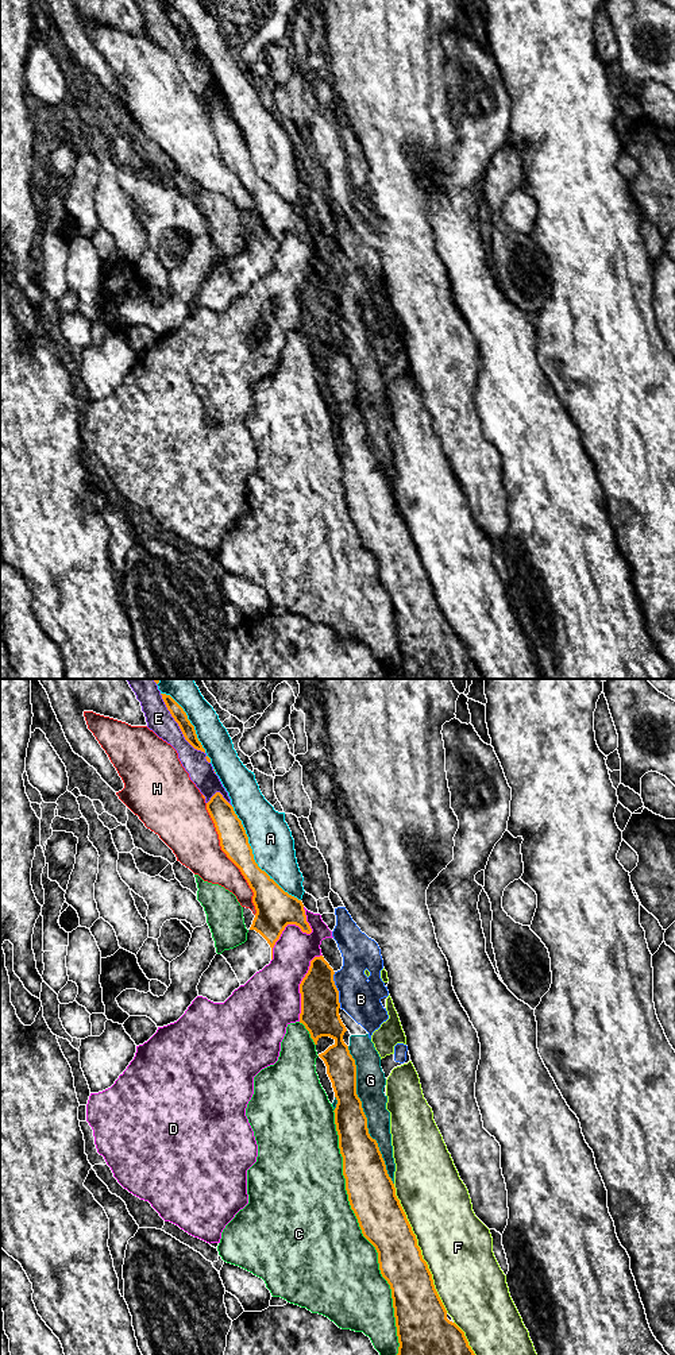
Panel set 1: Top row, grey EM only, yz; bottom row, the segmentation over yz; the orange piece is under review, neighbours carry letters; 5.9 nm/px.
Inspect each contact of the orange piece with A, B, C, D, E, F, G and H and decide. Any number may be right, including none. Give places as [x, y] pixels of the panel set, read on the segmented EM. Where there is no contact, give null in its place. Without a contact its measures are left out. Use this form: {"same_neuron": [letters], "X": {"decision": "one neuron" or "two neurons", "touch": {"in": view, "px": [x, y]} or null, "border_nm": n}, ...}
{"same_neuron": [], "A": {"decision": "two neurons", "touch": {"in": "yz", "px": [253, 857]}, "border_nm": 700}, "B": {"decision": "two neurons", "touch": {"in": "yz", "px": [336, 989]}, "border_nm": 220}, "C": {"decision": "two neurons", "touch": {"in": "yz", "px": [362, 1232]}, "border_nm": 1500}, "D": {"decision": "two neurons", "touch": {"in": "yz", "px": [293, 923]}, "border_nm": 380}, "E": {"decision": "two neurons", "touch": {"in": "yz", "px": [178, 725]}, "border_nm": 440}, "F": {"decision": "two neurons", "touch": {"in": "yz", "px": [419, 1249]}, "border_nm": 850}, "G": {"decision": "two neurons", "touch": {"in": "yz", "px": [365, 1115]}, "border_nm": 850}, "H": {"decision": "two neurons", "touch": {"in": "yz", "px": [228, 857]}, "border_nm": 750}}

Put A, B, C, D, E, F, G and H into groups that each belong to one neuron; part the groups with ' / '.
A / B G / C / D / E / F / H

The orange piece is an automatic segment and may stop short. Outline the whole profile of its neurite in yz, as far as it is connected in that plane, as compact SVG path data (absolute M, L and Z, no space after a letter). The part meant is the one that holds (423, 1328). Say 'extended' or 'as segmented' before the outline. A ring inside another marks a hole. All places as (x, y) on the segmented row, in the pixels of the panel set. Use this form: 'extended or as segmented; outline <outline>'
as segmented; outline M323 956L315 957L300 984L300 1023L309 1031L315 1045L321 1036L335 1041L319 1057L327 1066L335 1097L335 1124L339 1149L343 1157L343 1176L351 1209L354 1211L363 1236L375 1247L382 1277L392 1289L397 1336L397 1355L475 1355L464 1332L447 1319L447 1310L435 1289L432 1274L423 1259L416 1235L396 1196L396 1188L387 1174L378 1143L369 1134L367 1117L356 1095L356 1065L343 1041L347 1031L339 1015L339 991L333 981L333 969Z

